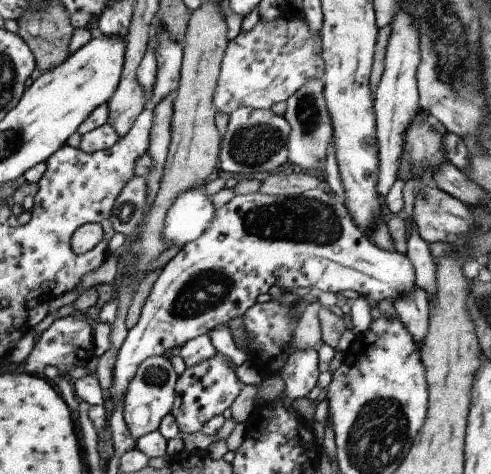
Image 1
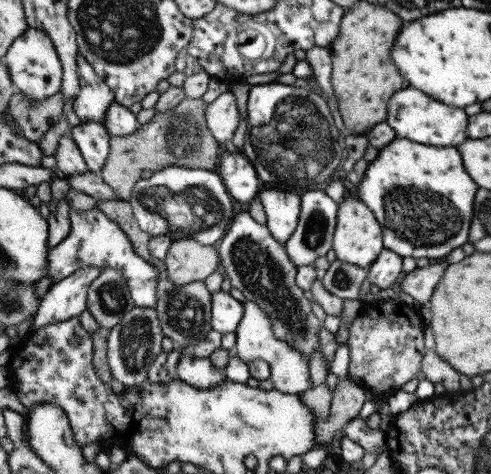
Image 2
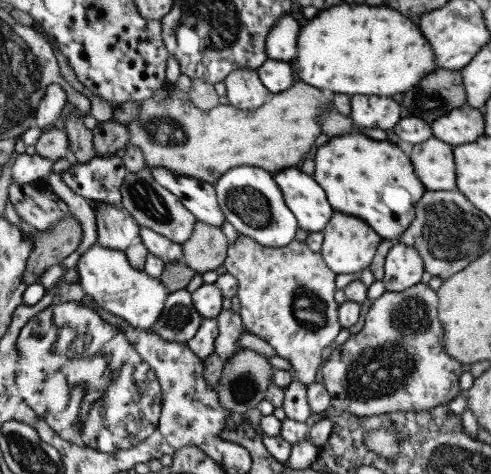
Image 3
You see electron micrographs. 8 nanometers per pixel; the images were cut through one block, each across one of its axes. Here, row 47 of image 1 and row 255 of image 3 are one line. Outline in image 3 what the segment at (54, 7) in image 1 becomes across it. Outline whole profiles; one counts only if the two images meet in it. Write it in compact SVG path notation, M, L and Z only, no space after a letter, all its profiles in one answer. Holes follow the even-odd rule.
M77 220L59 222L49 232L35 234L35 250L31 252L31 260L27 266L25 282L27 286L39 282L39 278L55 264L61 264L67 256L71 256L83 238L83 228Z

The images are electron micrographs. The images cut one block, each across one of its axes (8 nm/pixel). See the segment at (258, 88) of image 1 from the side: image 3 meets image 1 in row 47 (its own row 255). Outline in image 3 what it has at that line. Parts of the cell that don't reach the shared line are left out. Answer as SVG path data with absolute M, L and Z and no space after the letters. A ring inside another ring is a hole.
M245 236L231 246L225 266L229 274L239 280L241 314L247 332L259 336L277 356L289 360L295 380L305 386L311 384L321 364L323 348L329 346L341 330L341 324L337 324L339 310L333 302L335 272L325 264L323 256L313 252L305 242L295 240L285 248L269 248Z

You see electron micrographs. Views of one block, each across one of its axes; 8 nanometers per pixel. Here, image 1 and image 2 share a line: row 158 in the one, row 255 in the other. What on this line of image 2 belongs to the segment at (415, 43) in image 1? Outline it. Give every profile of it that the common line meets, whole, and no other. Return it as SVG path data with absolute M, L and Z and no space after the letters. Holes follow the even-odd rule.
M383 248L379 252L379 256L375 258L375 262L367 268L367 282L371 286L377 286L379 290L385 288L393 288L397 276L403 272L401 270L401 256L395 254L393 250Z

